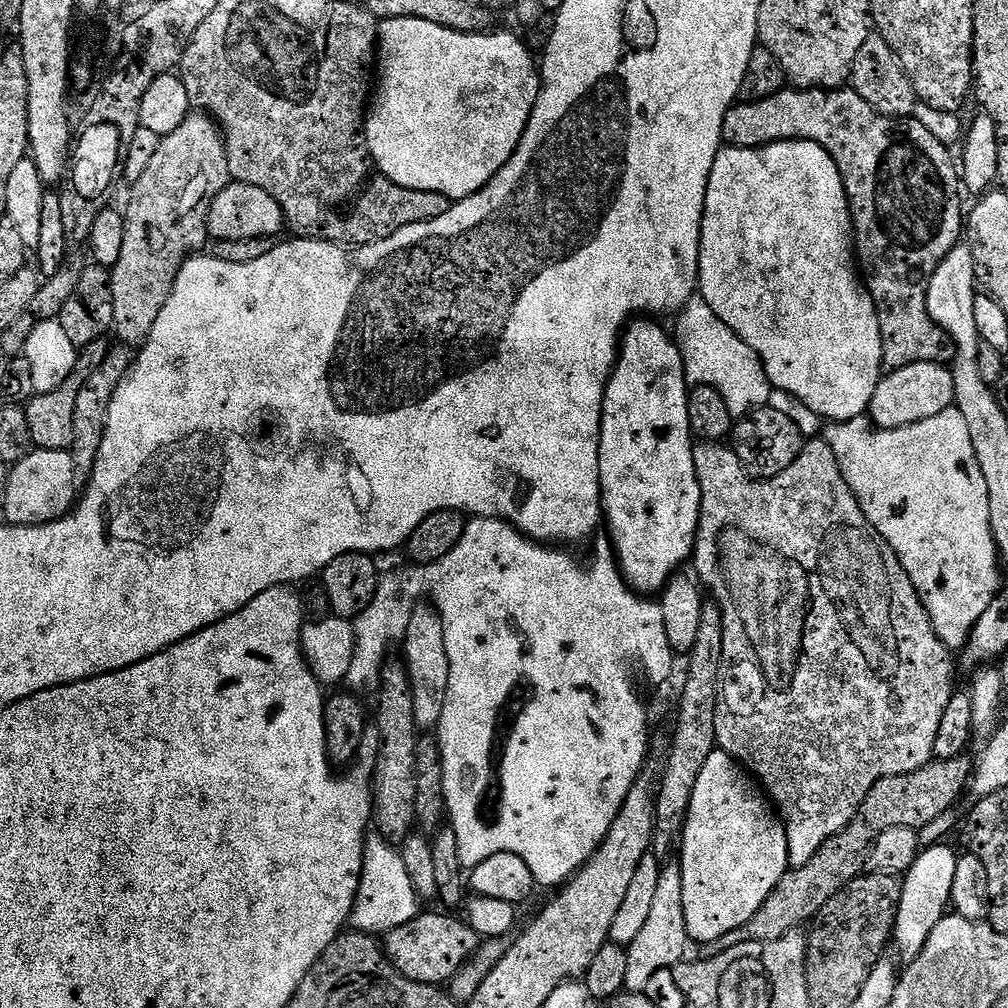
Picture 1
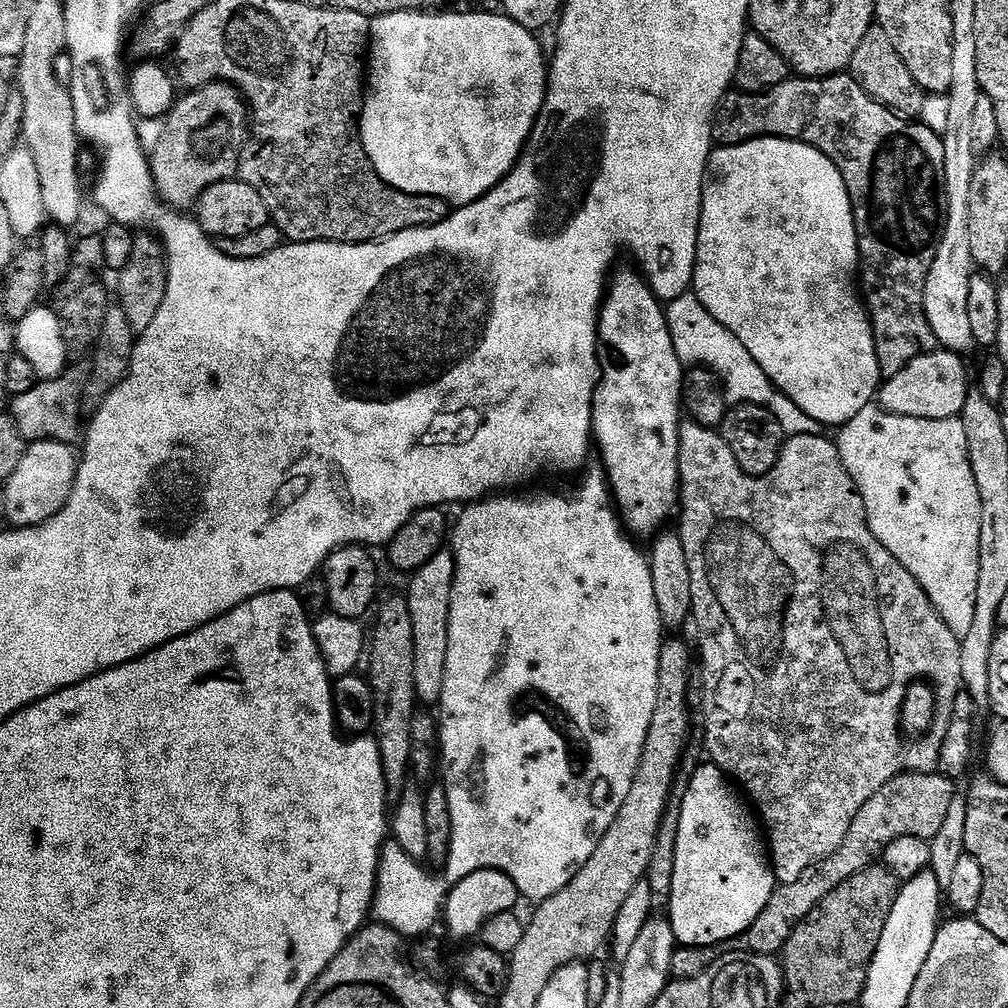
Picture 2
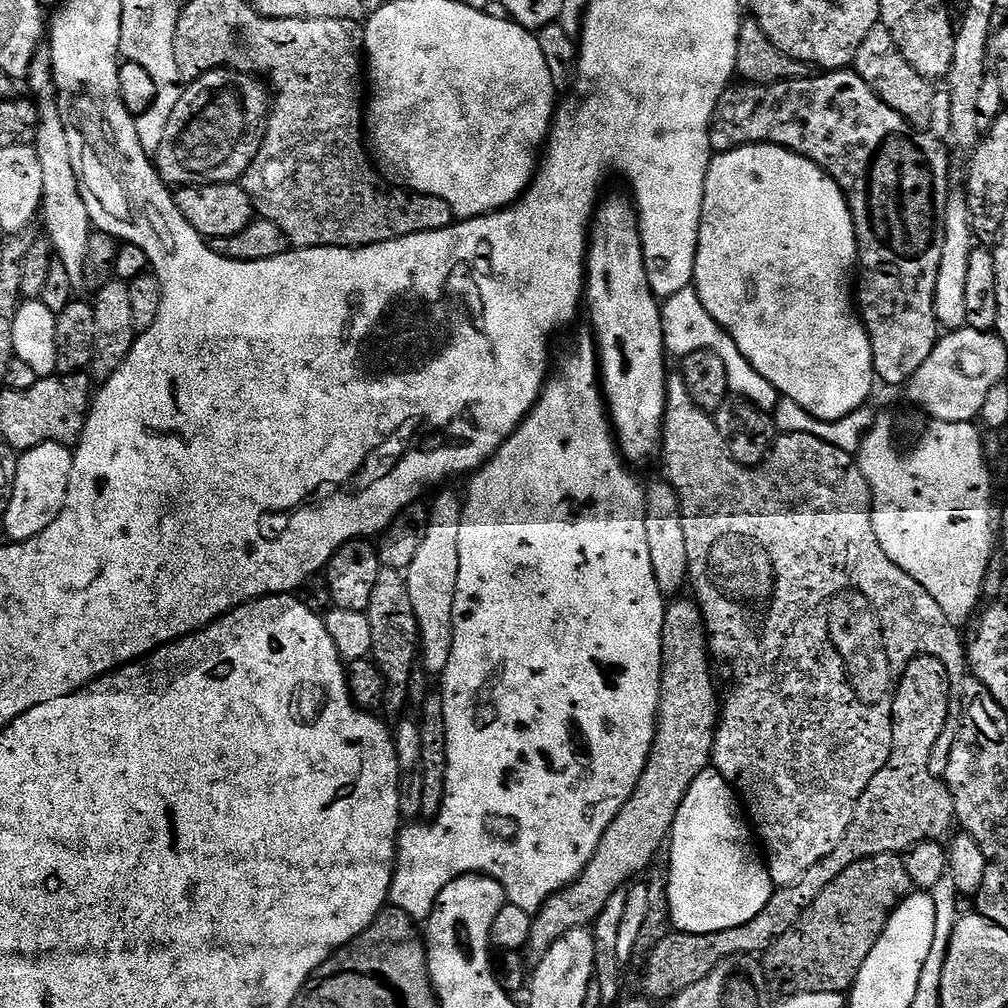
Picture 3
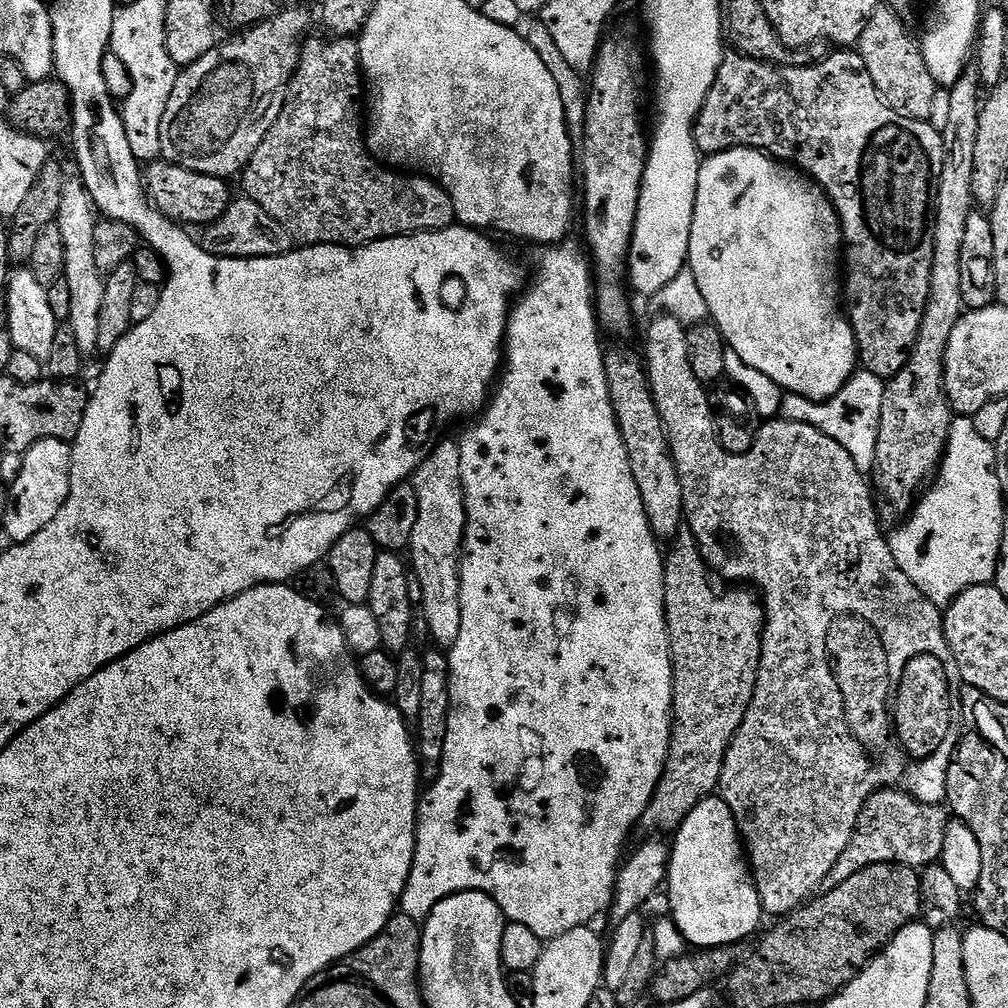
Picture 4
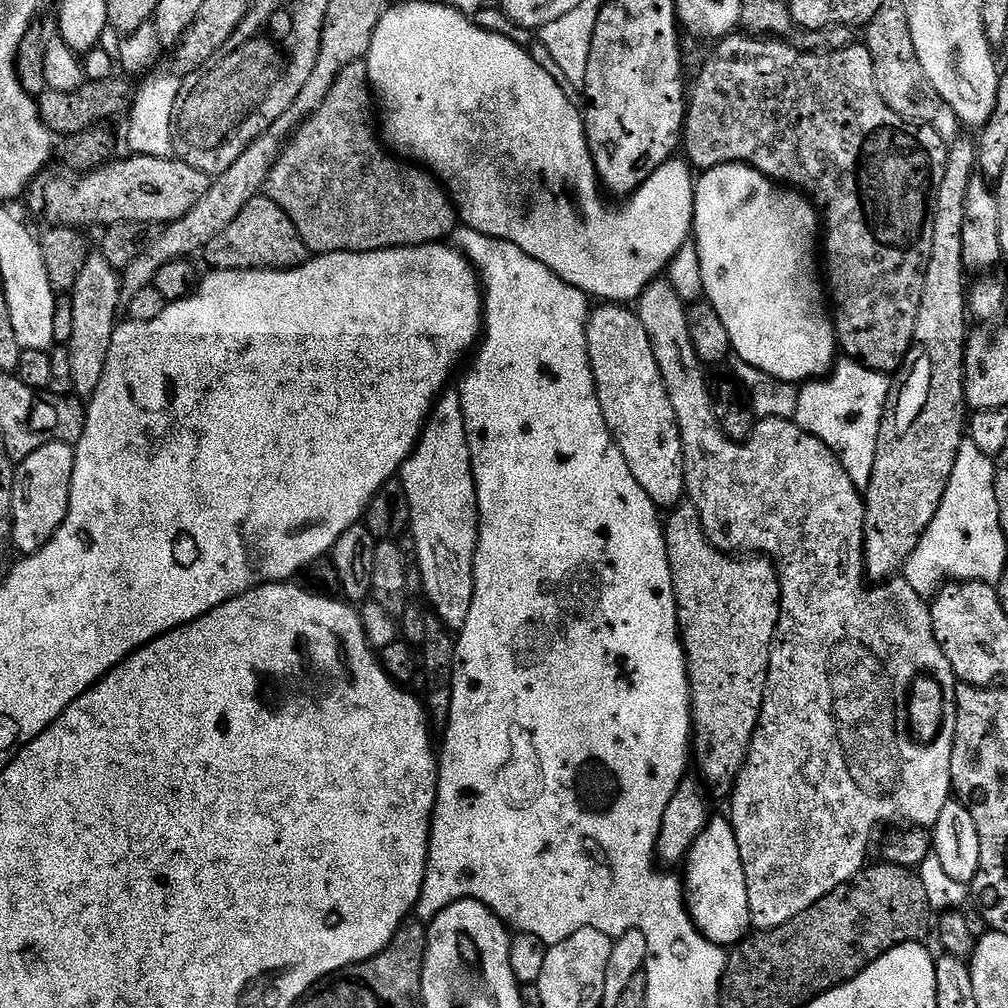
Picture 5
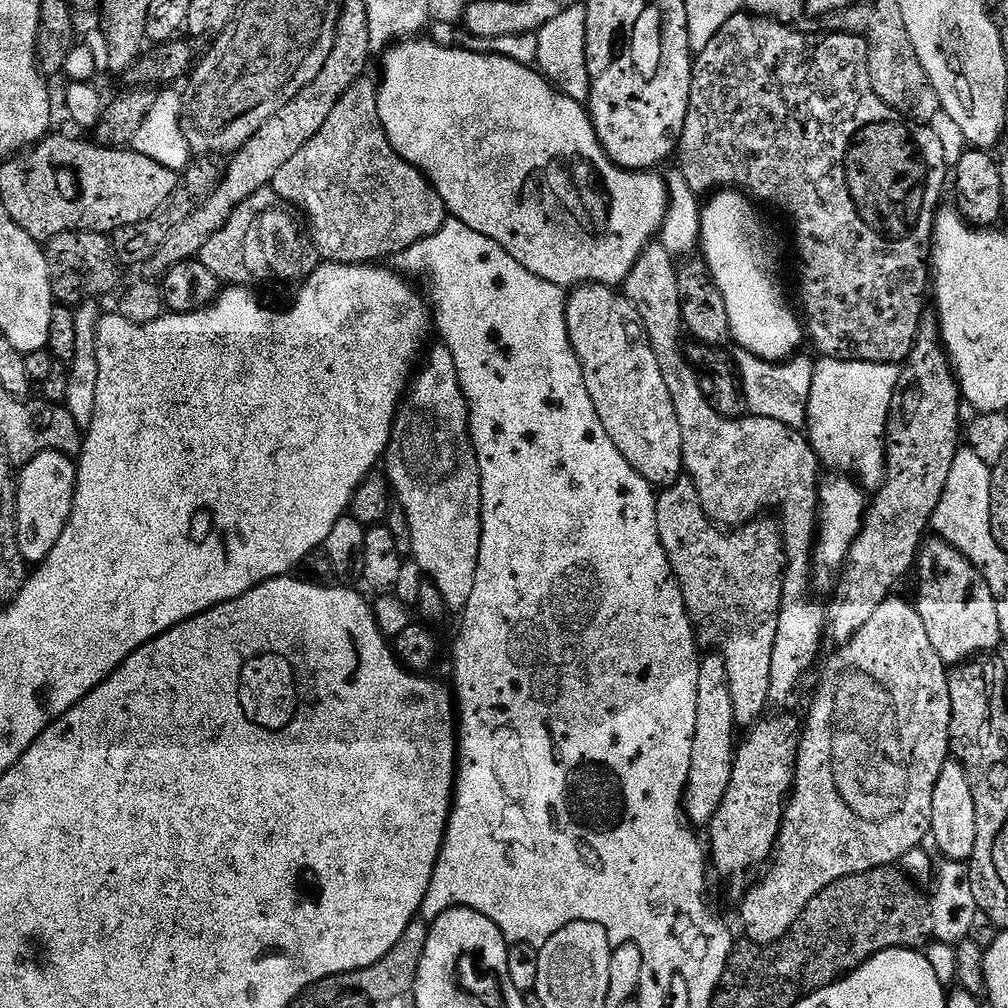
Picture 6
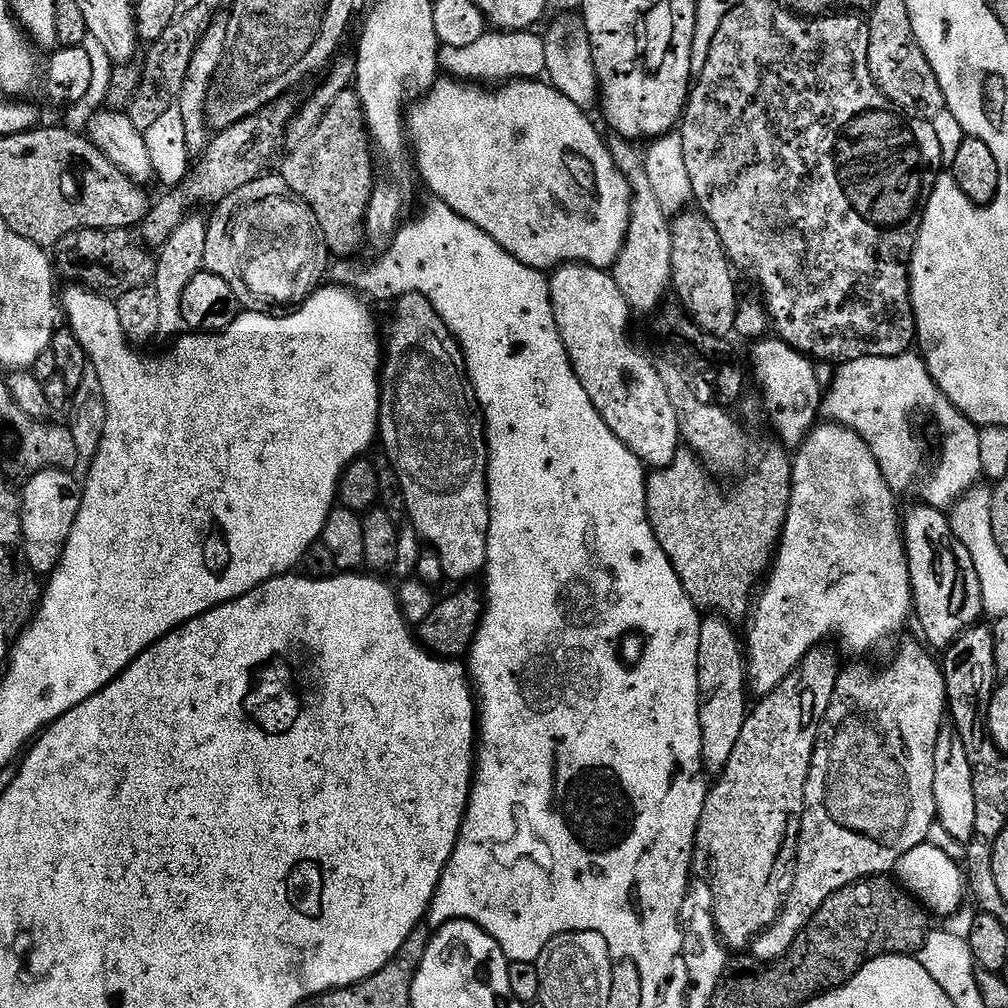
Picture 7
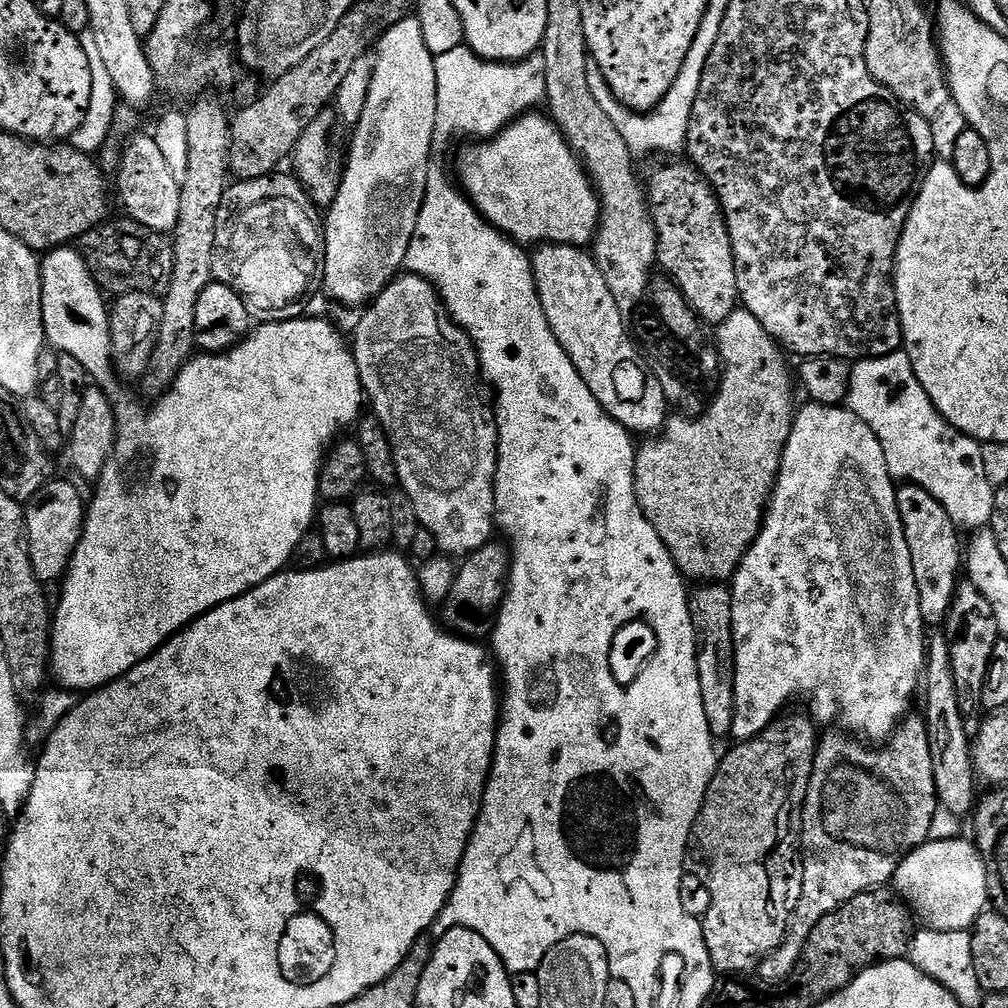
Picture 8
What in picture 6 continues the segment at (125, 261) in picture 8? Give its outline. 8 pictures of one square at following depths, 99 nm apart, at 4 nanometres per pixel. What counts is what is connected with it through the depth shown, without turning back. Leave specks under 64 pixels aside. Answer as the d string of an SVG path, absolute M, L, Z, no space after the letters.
M67 232L47 241L44 257L50 270L52 295L68 306L91 301L119 289L121 265L112 250L112 241L102 232Z

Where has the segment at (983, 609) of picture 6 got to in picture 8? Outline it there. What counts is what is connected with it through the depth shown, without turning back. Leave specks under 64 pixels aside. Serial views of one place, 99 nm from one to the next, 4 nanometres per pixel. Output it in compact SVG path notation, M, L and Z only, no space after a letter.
M905 483L897 491L896 501L900 507L900 516L904 520L904 533L910 546L910 558L914 562L914 578L918 582L922 618L925 625L943 625L952 610L956 585L962 579L961 533L950 518L950 514L946 514L946 510L938 502L938 498L934 498L917 484Z

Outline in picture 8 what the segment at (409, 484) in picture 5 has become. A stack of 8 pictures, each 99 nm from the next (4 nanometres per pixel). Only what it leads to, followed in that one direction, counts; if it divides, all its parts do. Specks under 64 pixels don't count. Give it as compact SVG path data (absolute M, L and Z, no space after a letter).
M397 275L363 312L364 317L356 324L356 344L354 340L360 387L390 438L399 487L412 500L420 526L434 534L439 551L466 558L493 539L496 519L498 426L476 347L452 321L436 287L421 276Z

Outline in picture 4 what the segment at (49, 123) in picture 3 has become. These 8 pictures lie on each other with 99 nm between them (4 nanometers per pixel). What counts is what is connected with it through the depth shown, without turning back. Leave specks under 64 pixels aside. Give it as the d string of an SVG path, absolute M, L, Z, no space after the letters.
M72 174L64 181L62 206L58 206L56 223L60 227L64 242L64 274L71 291L70 314L67 323L71 325L74 338L81 353L95 353L98 349L98 318L105 299L105 273L98 270L98 258L94 258L94 230L98 213L96 203L90 198L83 180Z

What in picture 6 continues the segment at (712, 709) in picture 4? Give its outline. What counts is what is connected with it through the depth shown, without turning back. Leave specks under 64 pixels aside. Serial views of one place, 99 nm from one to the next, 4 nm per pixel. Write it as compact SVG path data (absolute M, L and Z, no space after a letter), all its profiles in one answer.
M687 478L675 480L657 495L656 517L660 541L666 550L672 572L676 575L676 585L680 587L699 643L709 644L712 647L709 649L723 656L736 711L736 723L751 726L765 715L764 707L772 692L772 651L778 634L780 607L784 604L784 570L788 567L781 525L775 519L756 518L745 523L741 532L723 532L704 513L698 490Z

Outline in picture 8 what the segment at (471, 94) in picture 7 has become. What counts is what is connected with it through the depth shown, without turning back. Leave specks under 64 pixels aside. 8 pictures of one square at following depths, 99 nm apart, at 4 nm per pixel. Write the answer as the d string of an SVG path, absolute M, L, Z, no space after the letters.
M521 116L502 129L497 136L473 143L476 145L460 160L458 184L472 205L483 214L484 219L517 244L569 244L575 248L584 248L595 241L600 226L600 197L587 168L568 143L568 139L561 134L555 120L544 116Z

